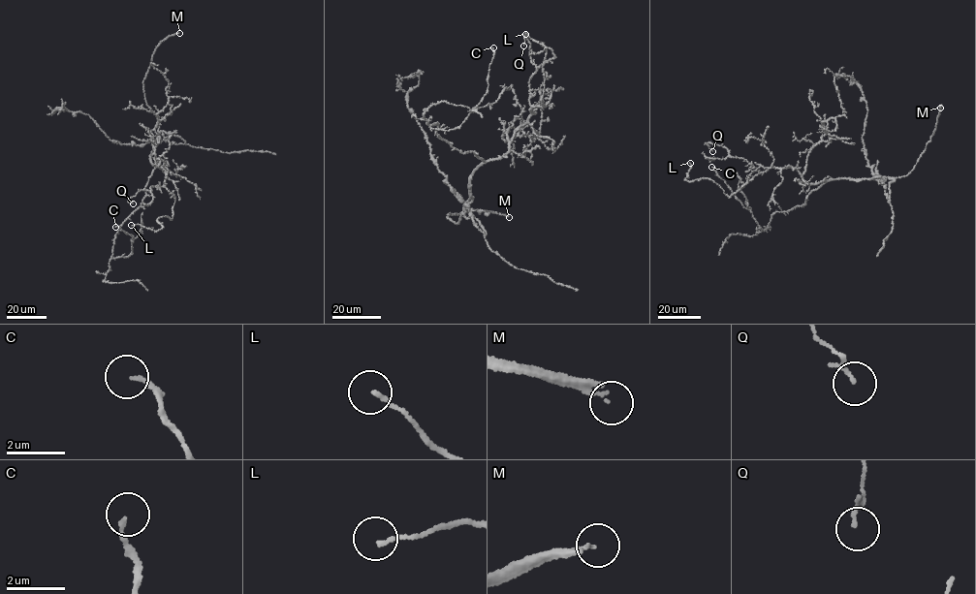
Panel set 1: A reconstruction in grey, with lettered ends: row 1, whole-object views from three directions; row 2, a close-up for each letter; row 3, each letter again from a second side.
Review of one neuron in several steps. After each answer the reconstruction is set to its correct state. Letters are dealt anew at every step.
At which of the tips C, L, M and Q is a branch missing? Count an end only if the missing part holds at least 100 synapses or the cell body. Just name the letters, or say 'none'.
M

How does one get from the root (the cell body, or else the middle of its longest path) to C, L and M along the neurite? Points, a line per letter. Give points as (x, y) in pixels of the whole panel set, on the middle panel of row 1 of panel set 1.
C: (470, 189), (472, 172), (485, 162), (441, 139), (436, 123), (429, 126), (456, 128), (481, 102), (493, 47)
L: (470, 189), (474, 170), (509, 151), (531, 108), (546, 106), (543, 65), (554, 54), (525, 34)
M: (470, 189), (458, 223), (447, 217), (450, 213), (478, 209), (509, 217)

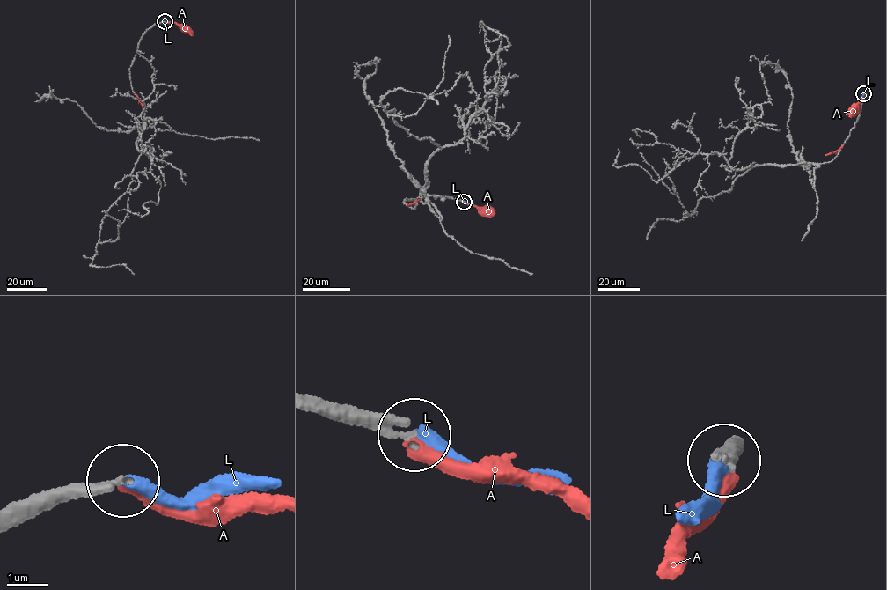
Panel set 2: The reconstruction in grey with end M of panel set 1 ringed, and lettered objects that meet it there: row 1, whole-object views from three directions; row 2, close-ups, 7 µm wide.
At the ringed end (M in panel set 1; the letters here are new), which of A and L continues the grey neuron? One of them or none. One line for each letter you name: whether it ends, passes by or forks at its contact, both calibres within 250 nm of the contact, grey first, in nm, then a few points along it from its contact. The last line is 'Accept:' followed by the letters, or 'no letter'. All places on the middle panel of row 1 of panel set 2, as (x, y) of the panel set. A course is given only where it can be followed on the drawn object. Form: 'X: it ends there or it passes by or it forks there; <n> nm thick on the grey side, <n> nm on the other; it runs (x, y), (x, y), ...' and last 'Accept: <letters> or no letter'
L: it ends there; 240 nm thick on the grey side, 340 nm on the other
Accept: L

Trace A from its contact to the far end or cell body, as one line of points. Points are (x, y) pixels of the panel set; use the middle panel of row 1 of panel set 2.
A: (464, 202), (487, 210)

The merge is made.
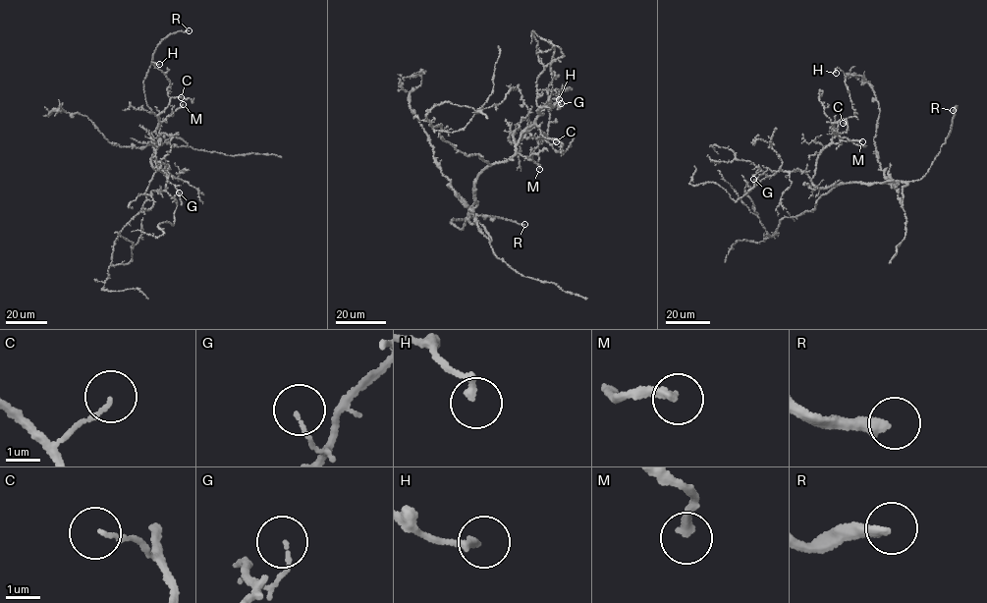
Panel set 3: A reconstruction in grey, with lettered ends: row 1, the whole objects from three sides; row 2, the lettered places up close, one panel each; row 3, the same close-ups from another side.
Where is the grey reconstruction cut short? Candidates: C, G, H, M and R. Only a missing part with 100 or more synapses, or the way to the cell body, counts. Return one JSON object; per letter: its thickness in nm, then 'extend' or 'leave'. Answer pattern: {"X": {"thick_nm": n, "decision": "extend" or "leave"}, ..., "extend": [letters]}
{"C": {"thick_nm": 120, "decision": "leave"}, "G": {"thick_nm": 90, "decision": "leave"}, "H": {"thick_nm": 200, "decision": "leave"}, "M": {"thick_nm": 240, "decision": "leave"}, "R": {"thick_nm": 320, "decision": "extend"}, "extend": ["R"]}

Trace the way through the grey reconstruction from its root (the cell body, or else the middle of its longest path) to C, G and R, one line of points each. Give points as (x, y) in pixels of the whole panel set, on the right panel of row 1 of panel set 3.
C: (876, 182), (822, 189), (812, 183), (820, 152), (842, 143), (832, 124), (846, 120), (843, 123)
G: (876, 182), (869, 185), (851, 183), (822, 189), (814, 186), (804, 172), (768, 169), (755, 182), (753, 179)
R: (876, 182), (913, 182), (922, 177), (946, 142), (957, 107), (953, 110)

